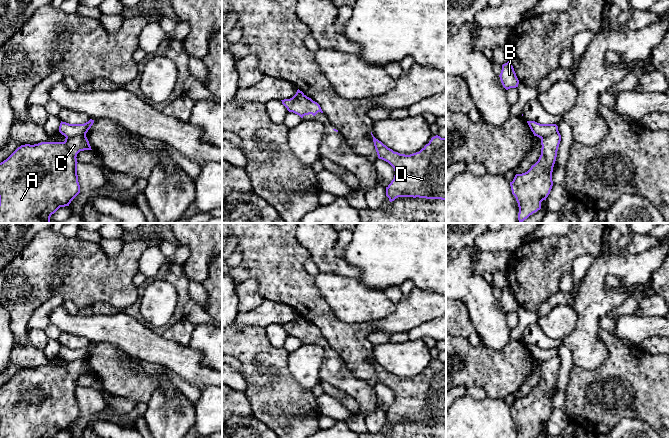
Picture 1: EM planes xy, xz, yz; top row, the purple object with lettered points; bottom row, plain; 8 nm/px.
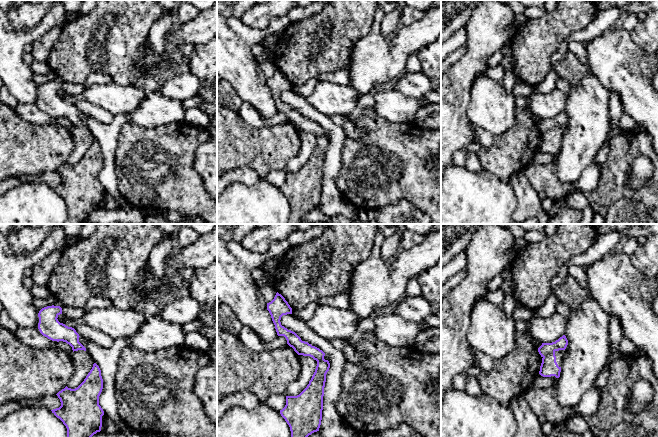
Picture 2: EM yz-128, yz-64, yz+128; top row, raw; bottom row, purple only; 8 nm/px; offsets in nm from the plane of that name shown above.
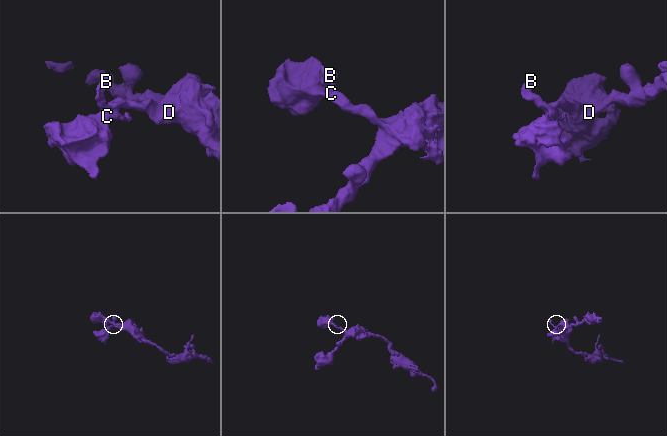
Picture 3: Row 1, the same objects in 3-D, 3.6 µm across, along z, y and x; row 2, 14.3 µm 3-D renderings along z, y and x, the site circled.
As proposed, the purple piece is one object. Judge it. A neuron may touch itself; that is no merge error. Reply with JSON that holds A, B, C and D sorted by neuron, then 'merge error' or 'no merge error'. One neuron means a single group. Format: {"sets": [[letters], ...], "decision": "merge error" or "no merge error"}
{"sets": [["A", "C"], ["B", "D"]], "decision": "merge error"}

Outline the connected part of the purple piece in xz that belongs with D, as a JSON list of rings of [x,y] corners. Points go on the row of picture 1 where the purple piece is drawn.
[[[372,132],[371,135],[378,158],[388,162],[395,171],[394,179],[386,187],[390,202],[398,197],[446,200],[446,138],[436,135],[419,152],[405,155],[388,148]]]

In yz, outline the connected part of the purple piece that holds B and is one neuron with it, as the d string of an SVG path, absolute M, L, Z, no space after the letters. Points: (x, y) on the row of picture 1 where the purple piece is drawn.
M509 61L502 65L502 70L499 77L503 87L506 90L518 87L519 80L516 76L513 66Z

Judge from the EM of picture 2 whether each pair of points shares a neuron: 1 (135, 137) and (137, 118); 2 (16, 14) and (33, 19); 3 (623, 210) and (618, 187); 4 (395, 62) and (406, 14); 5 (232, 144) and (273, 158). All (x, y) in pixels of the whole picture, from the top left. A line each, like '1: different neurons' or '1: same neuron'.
1: different neurons
2: same neuron
3: different neurons
4: different neurons
5: same neuron

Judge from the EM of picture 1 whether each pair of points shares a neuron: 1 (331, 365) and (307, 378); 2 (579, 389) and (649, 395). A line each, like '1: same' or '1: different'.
1: different
2: same

